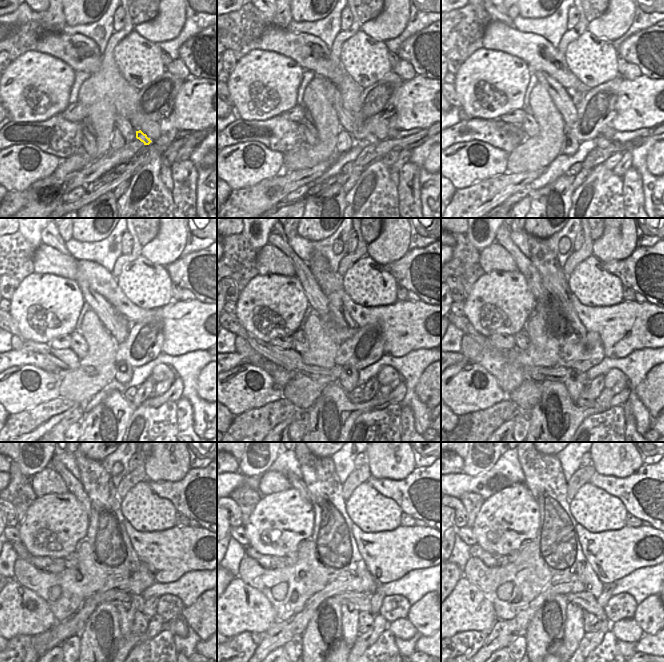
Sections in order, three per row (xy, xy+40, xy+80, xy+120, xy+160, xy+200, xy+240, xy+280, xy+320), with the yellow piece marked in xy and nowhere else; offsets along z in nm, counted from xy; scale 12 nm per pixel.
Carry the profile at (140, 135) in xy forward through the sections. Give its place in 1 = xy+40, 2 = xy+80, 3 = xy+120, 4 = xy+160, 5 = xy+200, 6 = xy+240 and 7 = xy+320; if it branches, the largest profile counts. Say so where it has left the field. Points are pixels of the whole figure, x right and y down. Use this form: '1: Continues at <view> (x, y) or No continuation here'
1: Continues at xy+40 (370, 138)
2: Continues at xy+80 (603, 143)
3: Continues at xy+120 (161, 372)
4: Continues at xy+160 (388, 375)
5: Continues at xy+200 (615, 380)
6: Continues at xy+240 (170, 607)
7: Continues at xy+320 (622, 606)

